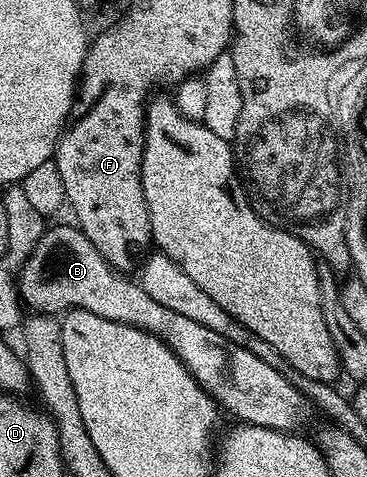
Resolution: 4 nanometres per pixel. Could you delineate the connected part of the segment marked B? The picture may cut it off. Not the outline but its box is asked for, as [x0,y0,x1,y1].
[16,224,308,430]

